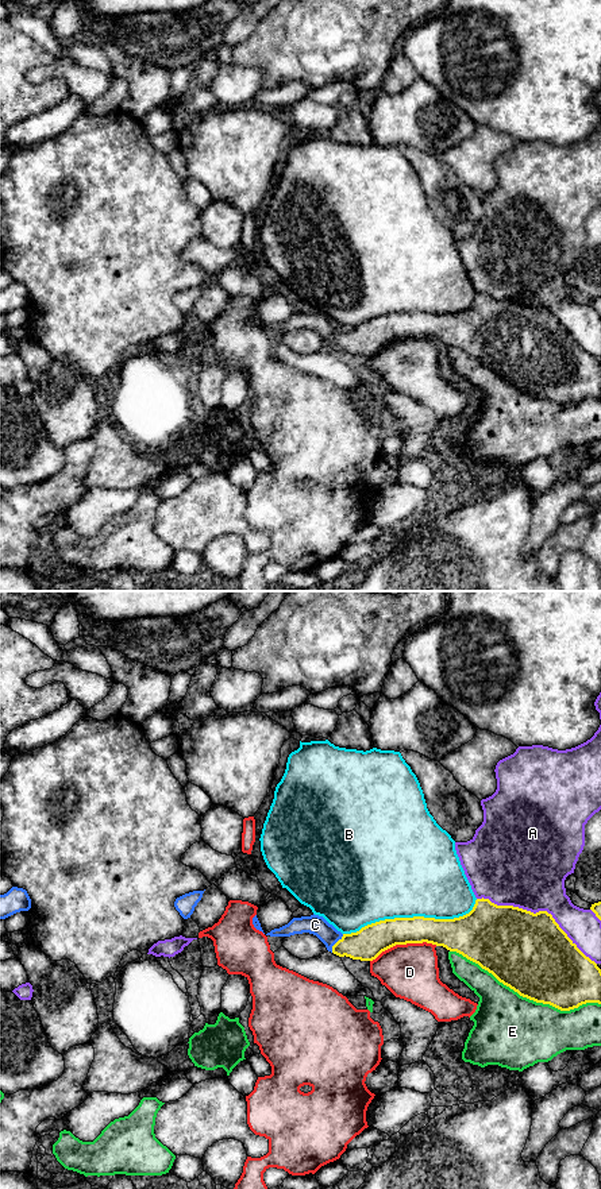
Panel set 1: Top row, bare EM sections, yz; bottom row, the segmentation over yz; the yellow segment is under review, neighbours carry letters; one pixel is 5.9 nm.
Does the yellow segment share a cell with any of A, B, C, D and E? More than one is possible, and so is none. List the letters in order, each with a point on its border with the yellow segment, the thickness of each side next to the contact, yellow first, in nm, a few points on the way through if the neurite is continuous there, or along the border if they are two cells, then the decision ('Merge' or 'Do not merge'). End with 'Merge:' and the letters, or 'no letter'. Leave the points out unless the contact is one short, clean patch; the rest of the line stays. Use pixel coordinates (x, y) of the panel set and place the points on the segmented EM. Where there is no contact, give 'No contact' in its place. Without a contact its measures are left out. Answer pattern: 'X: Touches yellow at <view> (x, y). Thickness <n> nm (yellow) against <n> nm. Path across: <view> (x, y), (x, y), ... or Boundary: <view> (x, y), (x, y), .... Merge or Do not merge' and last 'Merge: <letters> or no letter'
A: Touches yellow at yz (539, 911). Thickness 460 nm (yellow) against 440 nm. Do not merge
B: Touches yellow at yz (413, 917). Thickness 180 nm (yellow) against 500 nm. Do not merge
C: Touches yellow at yz (335, 944). Thickness 190 nm (yellow) against 120 nm. Path across: yz (370, 941), (368, 944), (335, 944), (315, 925). Merge
D: Touches yellow at yz (403, 944). Thickness 190 nm (yellow) against 320 nm. Do not merge
E: Touches yellow at yz (526, 996). Thickness 460 nm (yellow) against 440 nm. Do not merge
Merge: C

